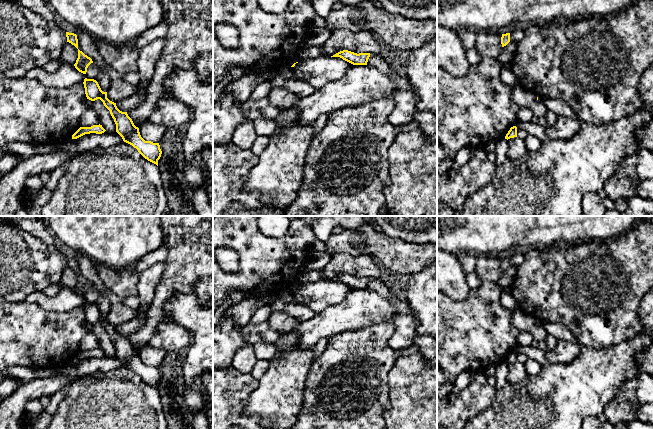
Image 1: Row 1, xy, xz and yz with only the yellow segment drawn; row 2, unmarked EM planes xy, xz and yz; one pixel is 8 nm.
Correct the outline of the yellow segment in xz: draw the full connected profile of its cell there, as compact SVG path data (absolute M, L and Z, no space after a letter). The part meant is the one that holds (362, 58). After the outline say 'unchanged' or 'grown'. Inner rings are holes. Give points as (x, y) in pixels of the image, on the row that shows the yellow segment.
M343 50L331 57L340 57L343 60L353 64L353 65L367 65L370 53L354 53L348 50Z | unchanged

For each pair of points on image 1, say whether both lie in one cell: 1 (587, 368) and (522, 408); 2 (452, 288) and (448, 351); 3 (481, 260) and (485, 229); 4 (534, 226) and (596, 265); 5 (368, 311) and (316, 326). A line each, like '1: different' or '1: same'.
1: same
2: different
3: different
4: different
5: same

